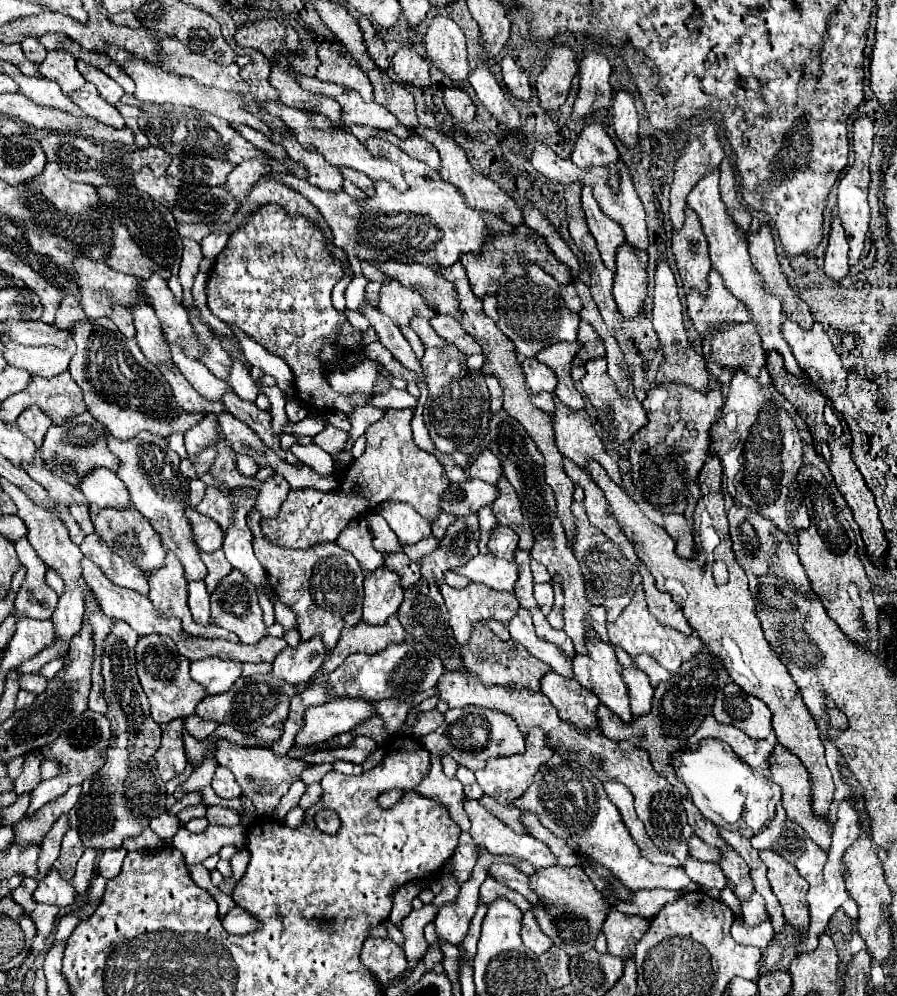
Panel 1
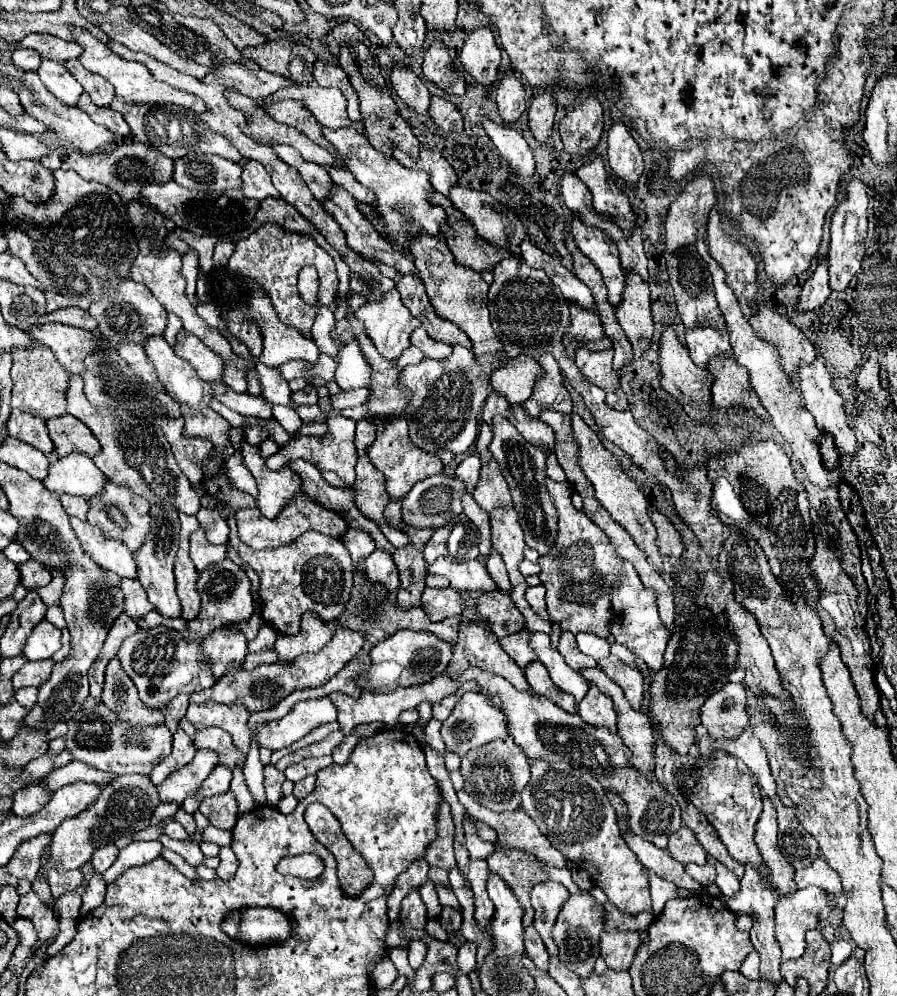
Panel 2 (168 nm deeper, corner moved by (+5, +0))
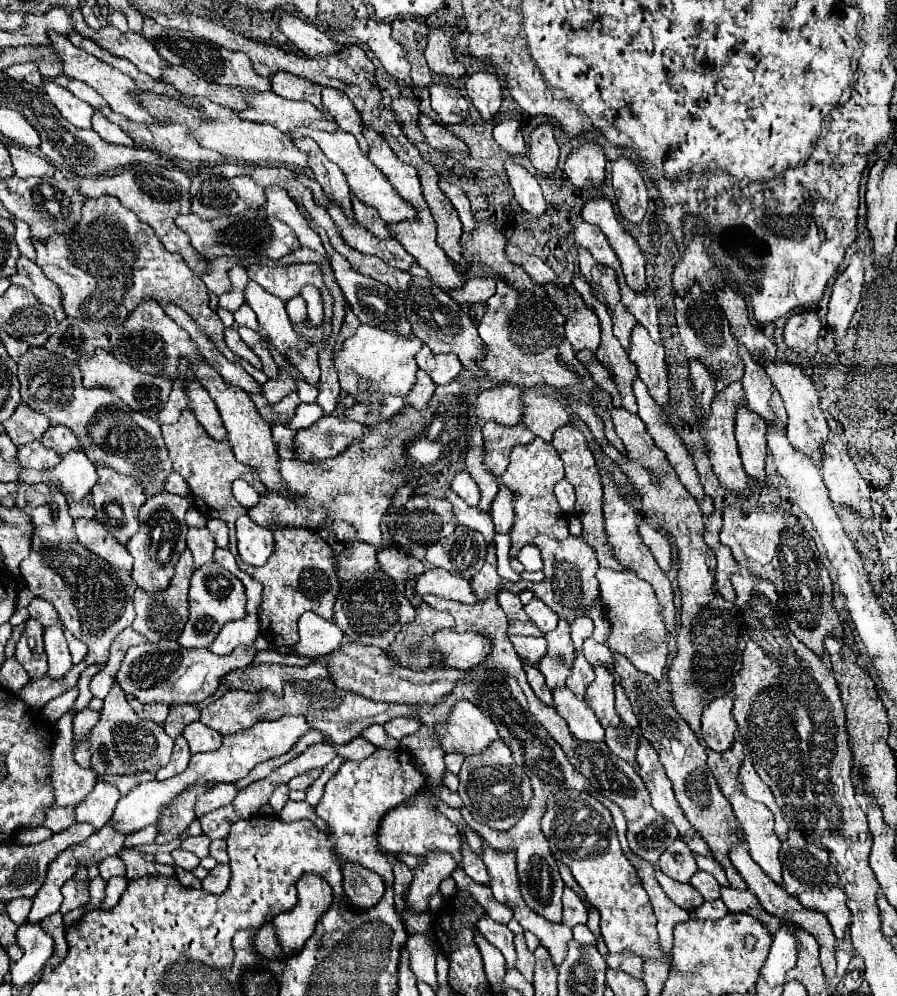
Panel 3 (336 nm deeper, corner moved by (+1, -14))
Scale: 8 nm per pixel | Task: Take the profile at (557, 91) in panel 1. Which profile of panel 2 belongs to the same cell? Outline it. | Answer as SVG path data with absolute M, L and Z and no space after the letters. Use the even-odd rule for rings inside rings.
M543 92L531 100L529 108L529 128L539 142L545 142L551 136L553 118L557 112L557 100L553 94Z

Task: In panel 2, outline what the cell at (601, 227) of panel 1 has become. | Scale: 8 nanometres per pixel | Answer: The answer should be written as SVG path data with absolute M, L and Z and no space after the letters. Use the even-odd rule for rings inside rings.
M573 214L571 232L573 238L577 240L579 250L601 270L605 278L605 286L609 290L609 302L617 306L625 286L625 274L621 268L621 260L617 256L617 246L601 230L585 226L581 216L577 214Z

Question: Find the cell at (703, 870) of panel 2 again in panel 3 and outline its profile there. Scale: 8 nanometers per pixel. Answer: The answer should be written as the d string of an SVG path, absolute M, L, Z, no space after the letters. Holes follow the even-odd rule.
M697 870L697 874L693 874L693 878L689 880L689 884L693 884L693 886L701 892L701 896L703 896L705 900L717 900L717 898L719 898L721 886L719 886L719 882L717 882L711 874L707 874L707 872Z

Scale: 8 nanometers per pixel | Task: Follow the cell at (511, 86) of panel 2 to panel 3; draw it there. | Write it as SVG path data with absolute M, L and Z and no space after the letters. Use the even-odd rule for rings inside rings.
M513 118L499 122L493 130L493 138L501 146L501 150L505 150L509 156L525 156L527 154L521 124Z

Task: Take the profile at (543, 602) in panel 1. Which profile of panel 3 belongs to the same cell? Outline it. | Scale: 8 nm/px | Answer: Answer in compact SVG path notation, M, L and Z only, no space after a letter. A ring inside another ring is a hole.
M533 598L525 606L525 612L537 624L537 628L541 628L543 632L555 630L555 626L557 626L557 614L553 614L553 610L549 610L549 606L545 602L541 602L539 598Z

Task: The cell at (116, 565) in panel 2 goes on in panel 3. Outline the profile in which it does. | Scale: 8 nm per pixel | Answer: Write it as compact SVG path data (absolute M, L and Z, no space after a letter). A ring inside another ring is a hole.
M77 518L75 532L79 542L93 554L105 558L109 564L117 568L131 570L133 566L131 554L121 542L117 542L117 538L113 538L113 534L105 530L105 526L101 526L101 522L97 522L95 518Z

